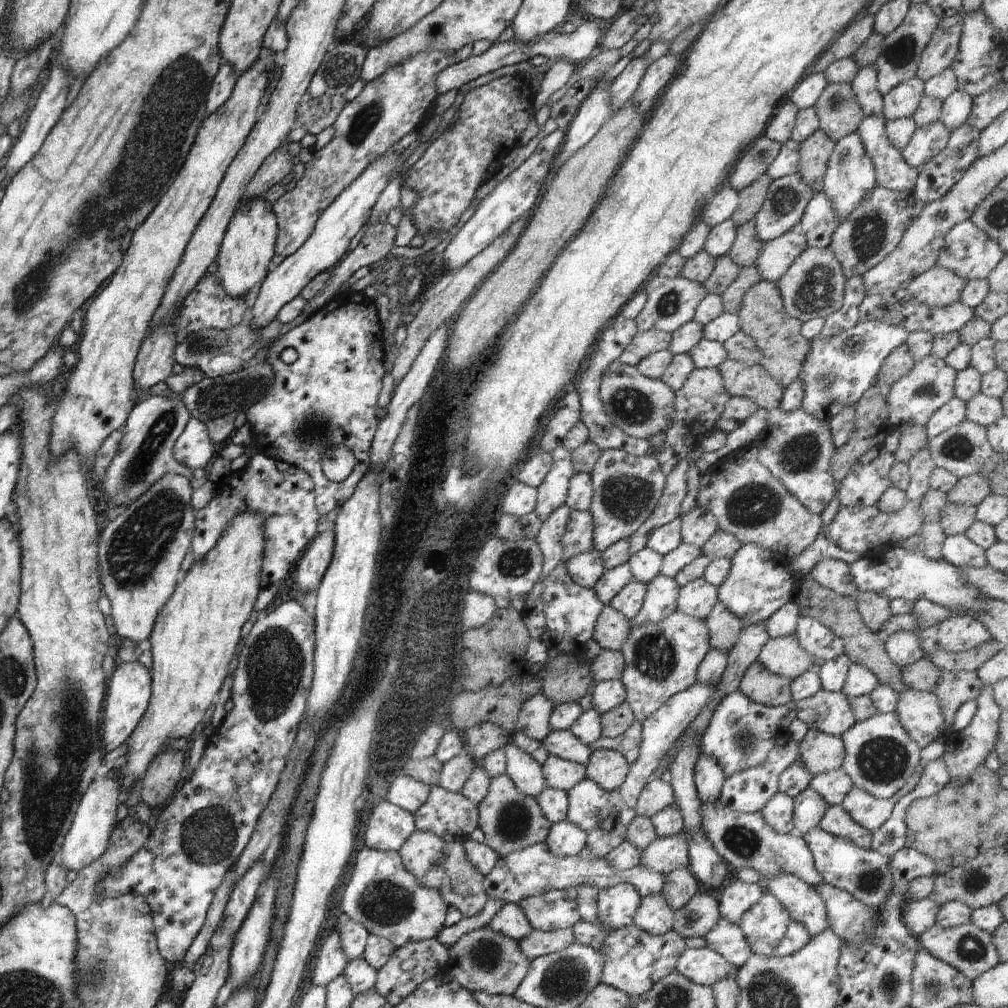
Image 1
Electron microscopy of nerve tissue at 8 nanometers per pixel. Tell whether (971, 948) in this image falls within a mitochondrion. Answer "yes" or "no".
yes

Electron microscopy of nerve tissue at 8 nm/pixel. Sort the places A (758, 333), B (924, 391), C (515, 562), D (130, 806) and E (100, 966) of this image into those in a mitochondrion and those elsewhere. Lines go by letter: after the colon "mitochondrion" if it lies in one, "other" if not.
A: other
B: mitochondrion
C: mitochondrion
D: other
E: mitochondrion

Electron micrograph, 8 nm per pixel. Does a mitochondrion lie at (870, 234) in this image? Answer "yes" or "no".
yes

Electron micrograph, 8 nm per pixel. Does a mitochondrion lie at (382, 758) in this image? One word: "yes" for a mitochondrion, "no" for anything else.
no

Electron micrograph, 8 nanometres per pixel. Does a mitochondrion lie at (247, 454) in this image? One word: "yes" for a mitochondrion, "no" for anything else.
no

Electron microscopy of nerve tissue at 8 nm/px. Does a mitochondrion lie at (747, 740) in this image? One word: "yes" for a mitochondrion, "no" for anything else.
yes

